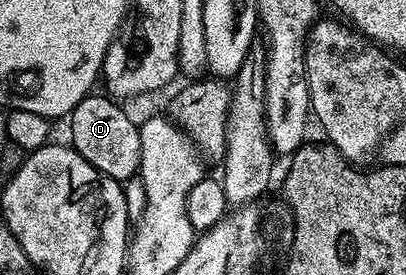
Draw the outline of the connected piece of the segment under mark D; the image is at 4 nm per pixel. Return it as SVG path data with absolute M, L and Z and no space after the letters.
M91 95L75 100L74 110L70 113L69 144L96 171L108 175L112 179L125 183L129 177L135 176L140 167L140 131L136 121L133 121L117 100L109 96Z

